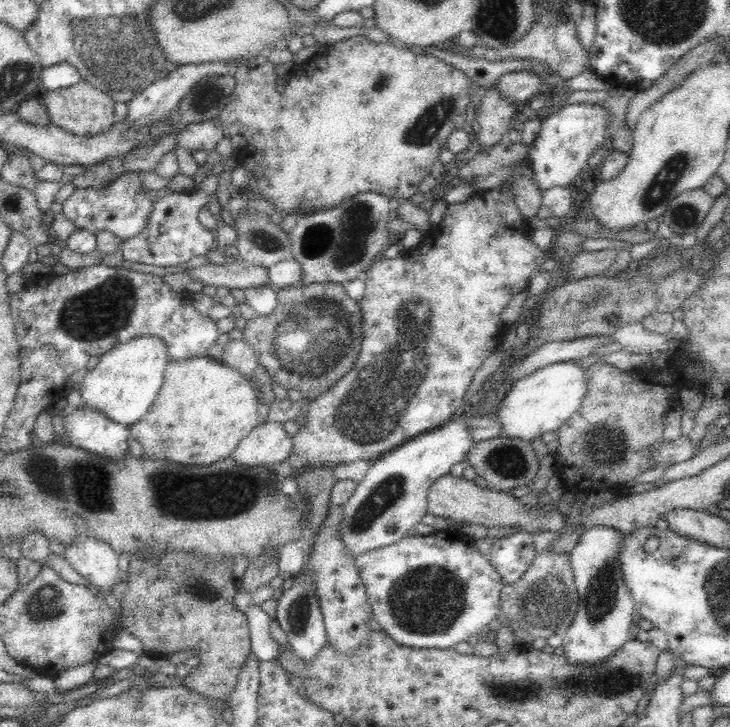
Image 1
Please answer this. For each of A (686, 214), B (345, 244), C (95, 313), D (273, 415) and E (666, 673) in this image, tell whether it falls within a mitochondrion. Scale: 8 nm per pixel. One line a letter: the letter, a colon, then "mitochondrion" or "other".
A: mitochondrion
B: mitochondrion
C: mitochondrion
D: other
E: other

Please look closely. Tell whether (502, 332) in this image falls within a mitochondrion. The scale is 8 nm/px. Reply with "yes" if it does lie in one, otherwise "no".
no

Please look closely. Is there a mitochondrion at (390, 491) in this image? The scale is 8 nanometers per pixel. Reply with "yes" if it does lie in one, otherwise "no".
yes

